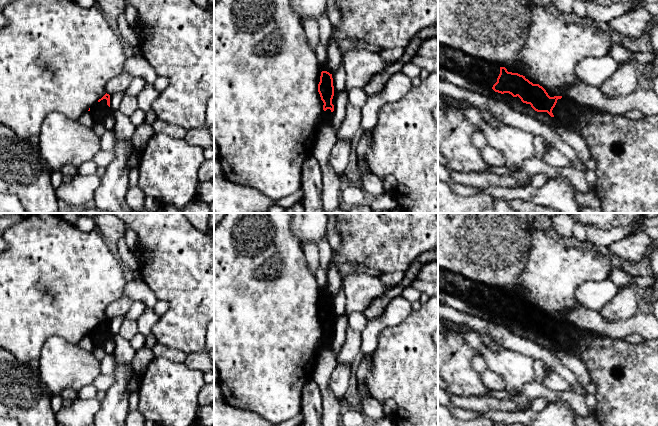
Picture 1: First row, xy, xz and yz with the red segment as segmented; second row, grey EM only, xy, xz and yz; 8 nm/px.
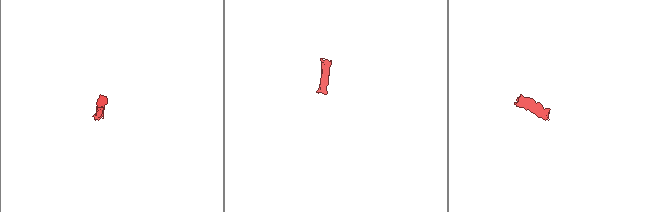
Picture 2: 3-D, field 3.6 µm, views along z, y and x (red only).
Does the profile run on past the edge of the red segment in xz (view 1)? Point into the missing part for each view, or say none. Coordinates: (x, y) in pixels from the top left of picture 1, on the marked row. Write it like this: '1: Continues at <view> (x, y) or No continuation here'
1: Continues at xz (327, 116)

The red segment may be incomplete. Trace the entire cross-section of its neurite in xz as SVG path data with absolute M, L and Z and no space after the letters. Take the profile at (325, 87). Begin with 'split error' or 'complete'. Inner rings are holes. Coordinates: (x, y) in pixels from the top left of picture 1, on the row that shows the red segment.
split error; M322 71L320 76L320 82L318 84L318 92L321 100L323 101L324 115L320 122L320 126L329 123L332 119L332 112L334 111L334 105L332 99L334 96L334 86L332 74L327 71Z

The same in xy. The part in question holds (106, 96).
split error; M106 93L96 104L89 108L88 111L91 113L95 124L103 123L103 121L112 113L110 108L110 95Z

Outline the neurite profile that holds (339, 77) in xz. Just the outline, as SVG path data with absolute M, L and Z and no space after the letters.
M343 63L340 64L337 71L332 74L334 95L346 89L346 71Z

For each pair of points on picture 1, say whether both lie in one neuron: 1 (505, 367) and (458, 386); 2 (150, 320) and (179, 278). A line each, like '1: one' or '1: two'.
1: two
2: two

